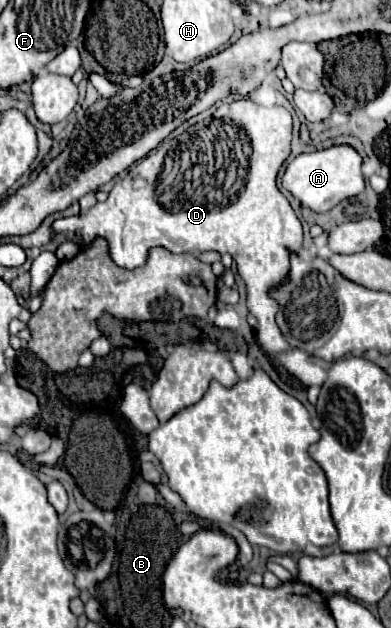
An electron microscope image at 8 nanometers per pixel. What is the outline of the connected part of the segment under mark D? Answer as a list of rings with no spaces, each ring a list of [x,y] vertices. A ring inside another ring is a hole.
[[[236,99],[233,103],[221,104],[212,117],[210,125],[194,125],[192,143],[176,143],[166,139],[156,151],[150,151],[144,161],[138,161],[110,189],[108,199],[96,203],[92,209],[80,211],[78,215],[60,217],[52,223],[56,237],[68,237],[80,249],[88,249],[96,239],[104,239],[108,245],[110,259],[126,269],[144,265],[148,247],[168,247],[172,253],[202,253],[218,251],[230,253],[238,265],[238,273],[246,283],[248,309],[258,319],[256,337],[266,353],[280,353],[290,349],[284,335],[276,327],[276,301],[266,295],[272,285],[278,285],[288,275],[288,251],[300,251],[302,247],[302,225],[290,207],[288,199],[276,185],[278,171],[290,155],[292,141],[292,115],[284,107],[260,107],[250,99]]]

